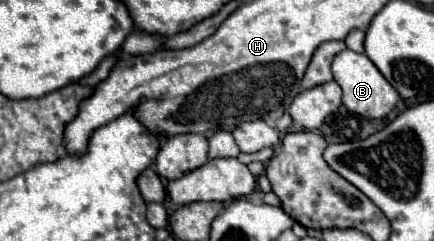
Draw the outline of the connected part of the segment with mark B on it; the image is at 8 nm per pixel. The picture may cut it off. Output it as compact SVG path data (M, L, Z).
M348 48L342 50L332 62L332 74L342 88L342 104L350 112L360 114L364 118L384 118L400 100L400 94L388 84L388 80L380 74L380 70L366 54L356 54Z

